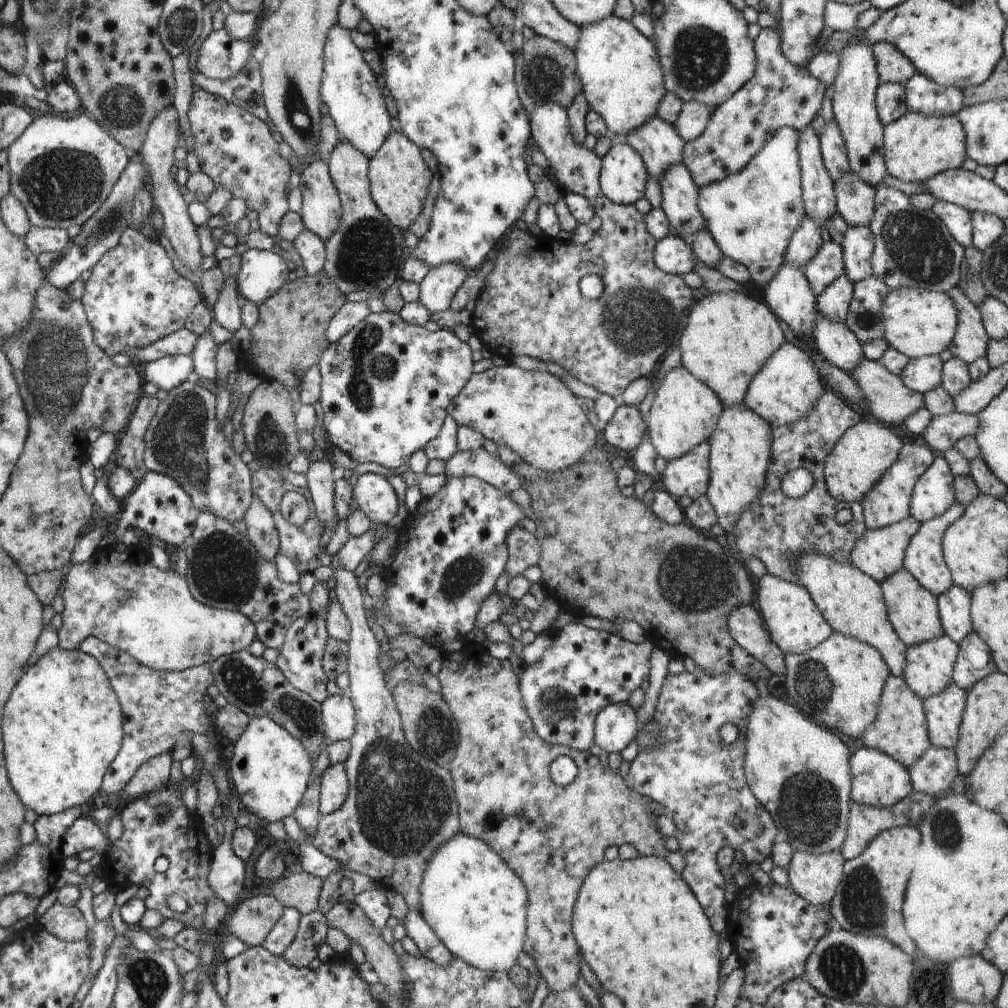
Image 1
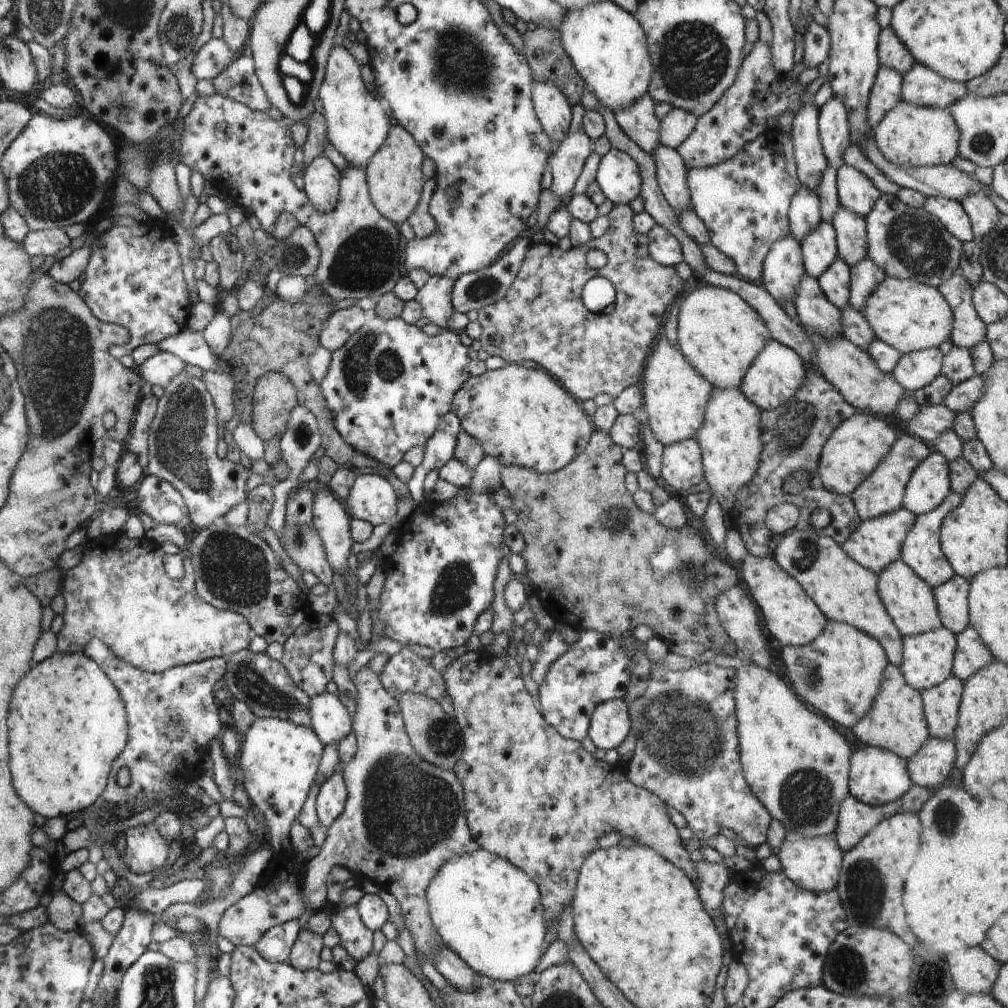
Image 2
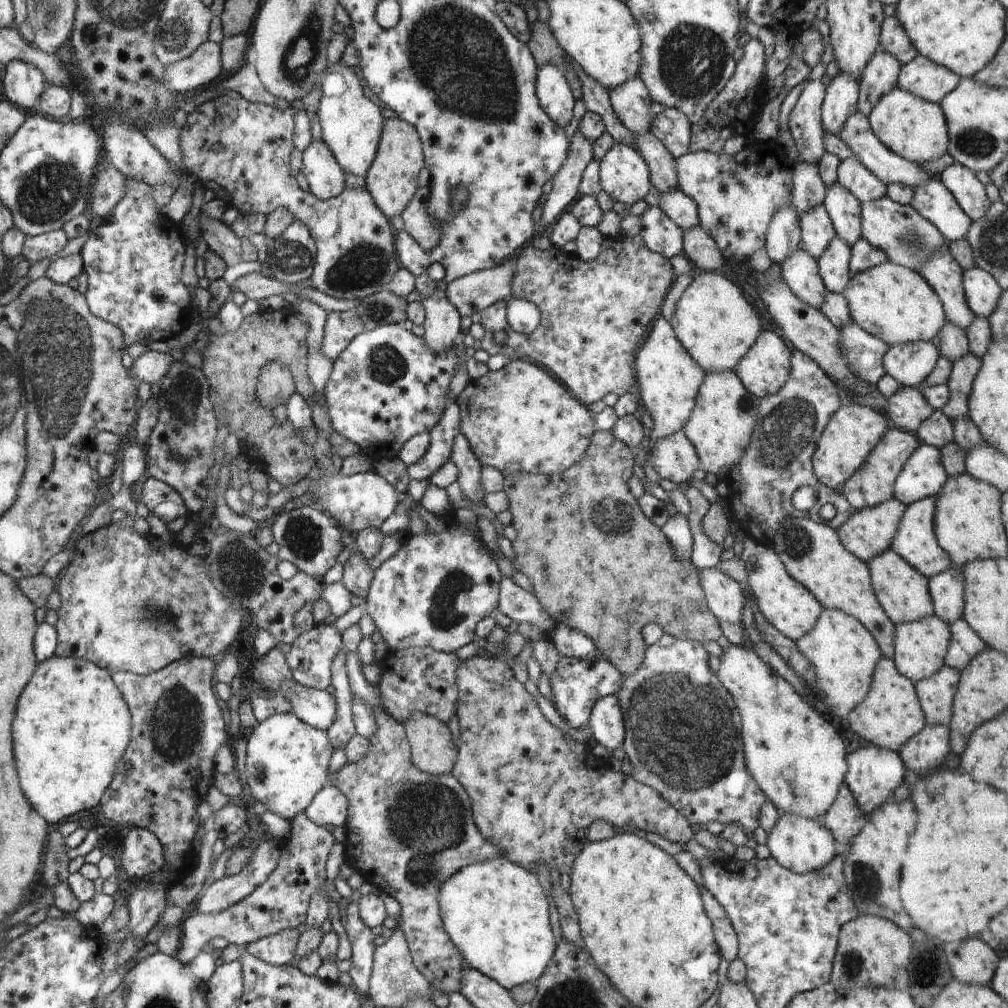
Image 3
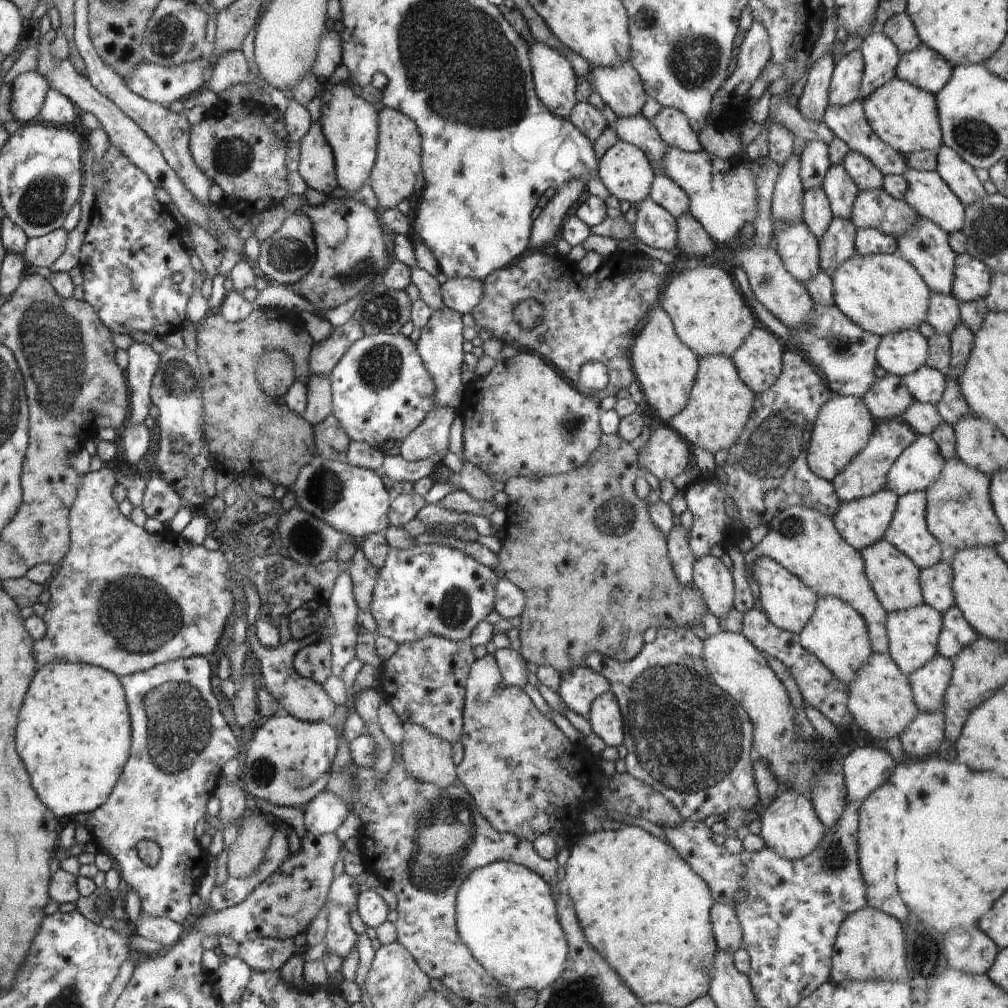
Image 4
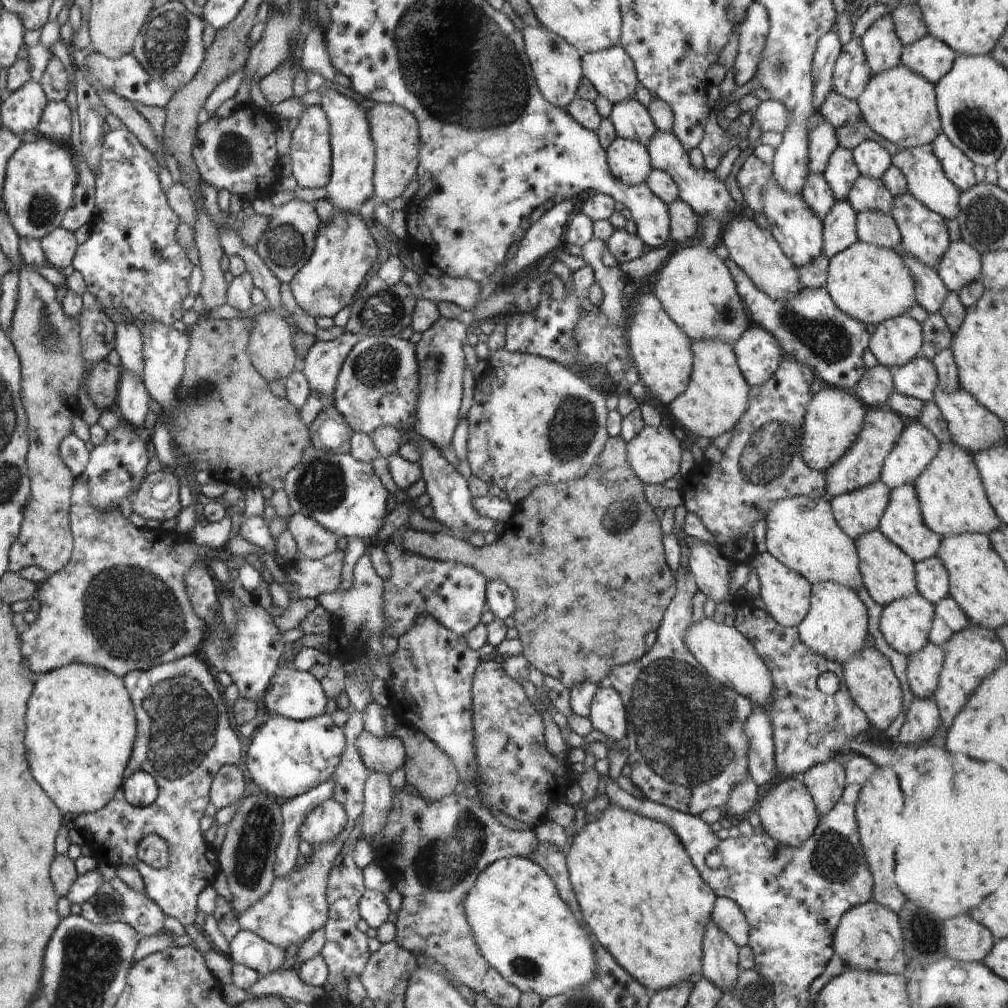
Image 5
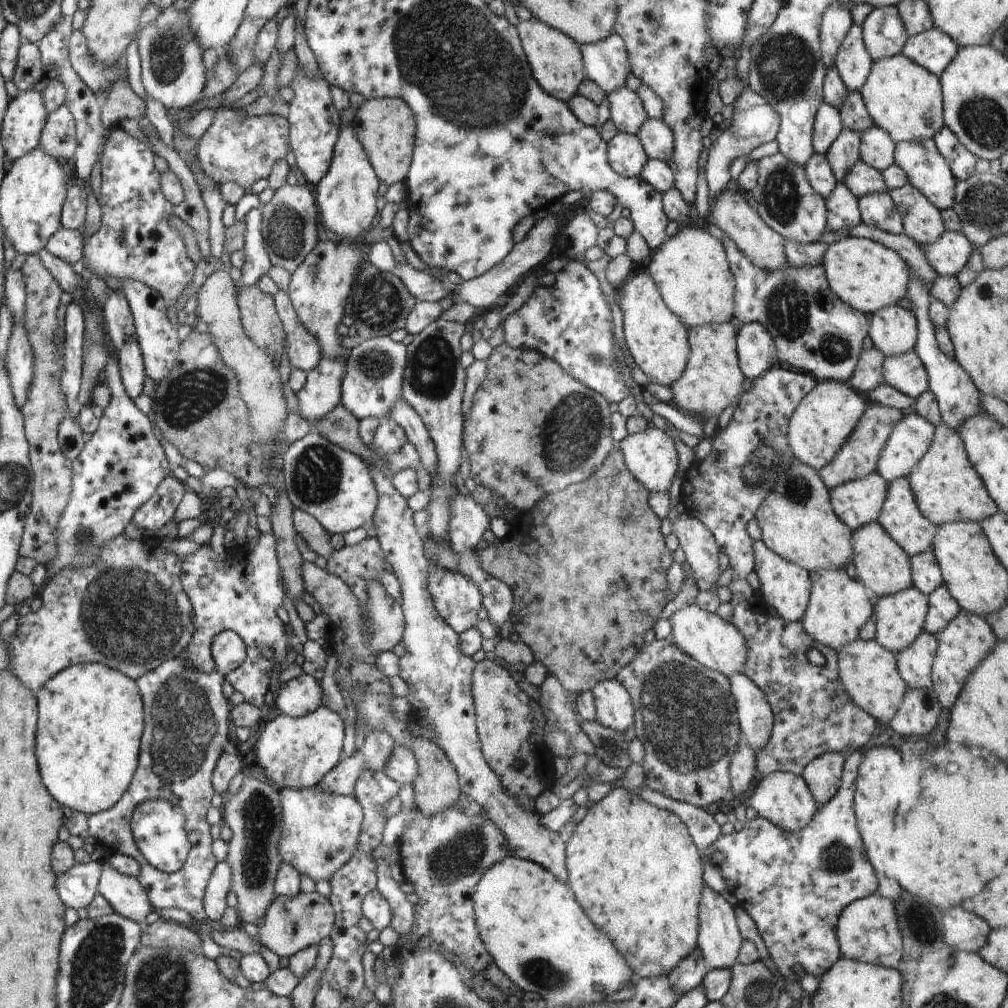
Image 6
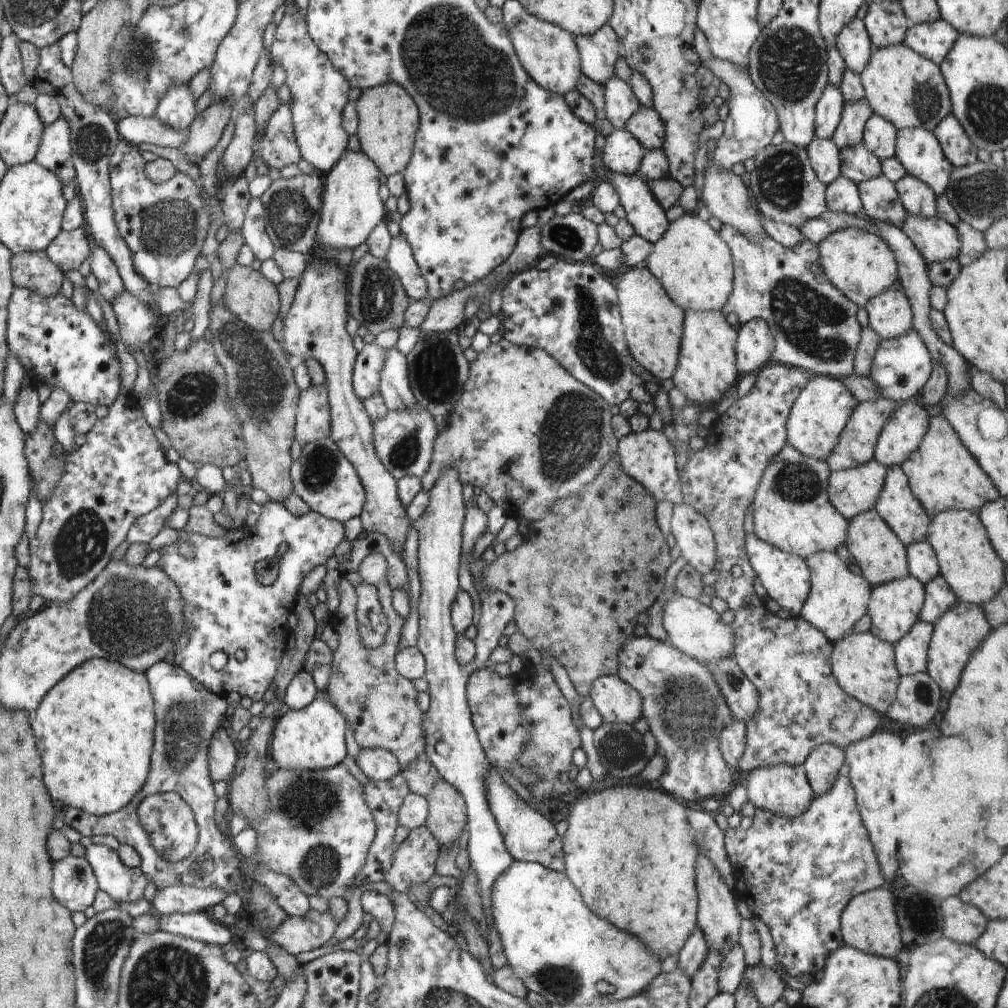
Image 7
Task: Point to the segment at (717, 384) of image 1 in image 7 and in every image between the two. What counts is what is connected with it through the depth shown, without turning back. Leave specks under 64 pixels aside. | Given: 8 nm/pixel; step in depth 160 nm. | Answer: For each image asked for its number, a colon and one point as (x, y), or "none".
2: (719, 333)
3: (715, 324)
4: (708, 313)
5: (695, 288)
6: (691, 270)
7: (694, 265)

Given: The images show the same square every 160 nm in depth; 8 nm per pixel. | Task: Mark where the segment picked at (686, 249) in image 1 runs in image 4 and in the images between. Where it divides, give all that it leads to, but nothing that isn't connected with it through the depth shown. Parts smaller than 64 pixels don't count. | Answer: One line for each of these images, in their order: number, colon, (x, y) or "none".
2: (664, 247)
3: (660, 235)
4: (654, 225)

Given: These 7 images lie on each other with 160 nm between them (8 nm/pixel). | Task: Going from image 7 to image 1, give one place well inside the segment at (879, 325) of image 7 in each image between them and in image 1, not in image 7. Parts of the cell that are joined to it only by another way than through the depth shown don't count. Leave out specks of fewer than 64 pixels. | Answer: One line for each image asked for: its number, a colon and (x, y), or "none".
1: (922, 374)
2: (914, 370)
3: (909, 364)
4: (901, 353)
5: (895, 342)
6: (893, 330)

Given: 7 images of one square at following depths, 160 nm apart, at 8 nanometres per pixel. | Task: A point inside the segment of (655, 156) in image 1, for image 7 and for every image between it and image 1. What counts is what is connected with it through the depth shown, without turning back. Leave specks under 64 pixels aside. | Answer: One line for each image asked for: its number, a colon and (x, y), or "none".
2: (638, 121)
3: (631, 102)
4: (621, 88)
5: (612, 72)
6: (606, 62)
7: (599, 52)

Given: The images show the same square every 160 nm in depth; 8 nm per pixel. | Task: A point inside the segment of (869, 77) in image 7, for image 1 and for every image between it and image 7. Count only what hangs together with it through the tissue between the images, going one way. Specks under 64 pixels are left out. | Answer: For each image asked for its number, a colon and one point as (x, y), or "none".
1: (917, 147)
2: (908, 135)
3: (914, 128)
4: (905, 117)
5: (901, 106)
6: (904, 99)

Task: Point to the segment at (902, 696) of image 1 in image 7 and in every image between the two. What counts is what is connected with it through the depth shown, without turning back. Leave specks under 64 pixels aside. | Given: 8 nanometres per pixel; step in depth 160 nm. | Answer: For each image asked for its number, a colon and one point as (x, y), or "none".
2: (896, 722)
3: (891, 714)
4: (881, 702)
5: (875, 689)
6: (869, 673)
7: (864, 666)

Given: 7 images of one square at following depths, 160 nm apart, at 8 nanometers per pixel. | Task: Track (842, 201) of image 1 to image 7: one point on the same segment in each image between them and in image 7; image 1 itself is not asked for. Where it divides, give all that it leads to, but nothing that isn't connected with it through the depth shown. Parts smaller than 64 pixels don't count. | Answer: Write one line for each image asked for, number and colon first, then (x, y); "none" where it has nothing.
2: (855, 191)
3: (851, 174)
4: (866, 176)
5: (872, 161)
6: (877, 149)
7: (880, 136)

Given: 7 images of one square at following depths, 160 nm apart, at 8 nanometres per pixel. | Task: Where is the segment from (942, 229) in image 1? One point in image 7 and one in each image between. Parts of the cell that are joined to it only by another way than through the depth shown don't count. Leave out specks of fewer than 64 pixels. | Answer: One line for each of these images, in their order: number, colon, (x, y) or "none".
2: (907, 243)
3: (908, 239)
4: (876, 208)
5: (866, 194)
6: (861, 179)
7: (858, 163)

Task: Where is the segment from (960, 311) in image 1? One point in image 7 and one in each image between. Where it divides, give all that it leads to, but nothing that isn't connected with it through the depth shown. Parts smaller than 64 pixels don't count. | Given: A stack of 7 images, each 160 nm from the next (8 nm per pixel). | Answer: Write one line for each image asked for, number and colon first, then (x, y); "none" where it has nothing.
2: (968, 330)
3: (942, 273)
4: (926, 246)
5: (924, 234)
6: (922, 222)
7: (918, 199)

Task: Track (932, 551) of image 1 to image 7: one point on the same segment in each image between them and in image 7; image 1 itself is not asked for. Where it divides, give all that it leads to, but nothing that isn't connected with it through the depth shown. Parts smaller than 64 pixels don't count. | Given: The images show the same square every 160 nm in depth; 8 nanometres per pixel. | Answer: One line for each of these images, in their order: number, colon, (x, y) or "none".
2: (921, 551)
3: (915, 540)
4: (908, 532)
5: (902, 522)
6: (900, 517)
7: (899, 508)

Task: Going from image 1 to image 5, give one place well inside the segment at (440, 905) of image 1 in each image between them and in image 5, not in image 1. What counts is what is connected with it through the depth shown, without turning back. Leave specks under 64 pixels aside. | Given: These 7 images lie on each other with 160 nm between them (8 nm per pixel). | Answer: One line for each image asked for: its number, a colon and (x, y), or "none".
2: (489, 913)
3: (498, 913)
4: (507, 913)
5: (533, 940)

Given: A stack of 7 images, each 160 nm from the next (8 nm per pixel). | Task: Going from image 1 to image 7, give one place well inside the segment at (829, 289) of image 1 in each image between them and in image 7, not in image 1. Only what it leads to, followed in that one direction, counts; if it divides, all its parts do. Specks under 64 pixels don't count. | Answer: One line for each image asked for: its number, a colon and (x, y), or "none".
2: (835, 281)
3: (833, 265)
4: (838, 244)
5: (840, 225)
6: (843, 209)
7: (842, 196)

